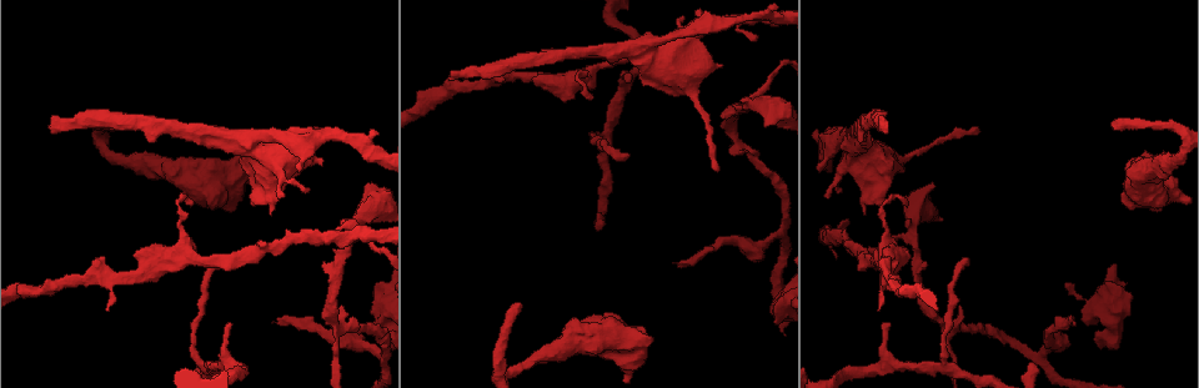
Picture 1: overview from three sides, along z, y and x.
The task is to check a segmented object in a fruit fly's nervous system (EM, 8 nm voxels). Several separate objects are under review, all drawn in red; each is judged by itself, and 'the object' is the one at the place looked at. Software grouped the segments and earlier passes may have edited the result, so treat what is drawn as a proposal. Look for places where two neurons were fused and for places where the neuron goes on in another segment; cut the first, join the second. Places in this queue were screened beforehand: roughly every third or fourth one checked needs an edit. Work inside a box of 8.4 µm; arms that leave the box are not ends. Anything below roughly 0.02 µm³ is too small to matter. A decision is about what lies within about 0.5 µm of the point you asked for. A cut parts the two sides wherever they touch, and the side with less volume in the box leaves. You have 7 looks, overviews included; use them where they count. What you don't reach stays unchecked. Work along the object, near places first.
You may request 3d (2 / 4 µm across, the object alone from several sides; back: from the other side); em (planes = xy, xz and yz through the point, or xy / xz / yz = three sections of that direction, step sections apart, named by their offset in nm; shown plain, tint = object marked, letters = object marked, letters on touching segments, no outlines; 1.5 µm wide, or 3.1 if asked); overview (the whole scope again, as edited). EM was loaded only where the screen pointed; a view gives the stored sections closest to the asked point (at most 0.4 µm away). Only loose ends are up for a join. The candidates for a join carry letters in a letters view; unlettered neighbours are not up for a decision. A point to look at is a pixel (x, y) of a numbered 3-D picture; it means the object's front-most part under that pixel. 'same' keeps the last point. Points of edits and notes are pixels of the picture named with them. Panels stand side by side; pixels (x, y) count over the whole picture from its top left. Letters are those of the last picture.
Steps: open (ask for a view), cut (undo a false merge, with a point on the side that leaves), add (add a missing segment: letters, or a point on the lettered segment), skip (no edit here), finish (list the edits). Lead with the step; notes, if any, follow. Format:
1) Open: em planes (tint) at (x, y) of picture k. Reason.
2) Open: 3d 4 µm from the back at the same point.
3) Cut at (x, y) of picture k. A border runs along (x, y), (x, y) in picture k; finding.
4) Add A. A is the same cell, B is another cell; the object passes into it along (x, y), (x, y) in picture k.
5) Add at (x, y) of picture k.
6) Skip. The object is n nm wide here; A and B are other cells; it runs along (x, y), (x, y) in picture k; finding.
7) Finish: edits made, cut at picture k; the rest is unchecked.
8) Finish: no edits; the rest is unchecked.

Open: em xz step 8 (letters) at (451, 79) of picture 1. End of a long branch.

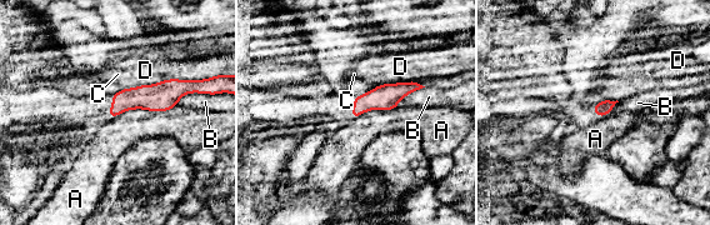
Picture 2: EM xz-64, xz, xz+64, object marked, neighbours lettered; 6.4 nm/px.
Open: em planes (letters) at the same point.

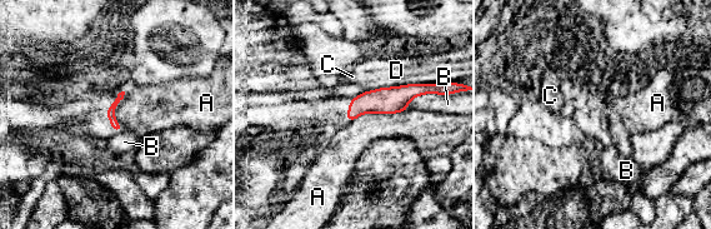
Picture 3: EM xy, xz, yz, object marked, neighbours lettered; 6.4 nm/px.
Skip. A, B, C and D are other cells; it runs along (422, 89), (367, 101), (350, 117) in picture 3; no lettered segment goes on from it.

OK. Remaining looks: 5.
Open: em planes (plain) at (266, 131) of picture 1. An open end.

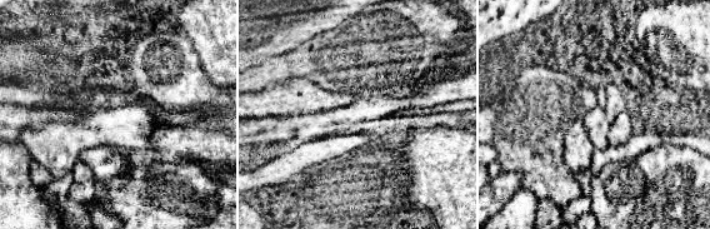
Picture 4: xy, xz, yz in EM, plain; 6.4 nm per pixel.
Open: em planes (tint) at the same point. With the object marked.

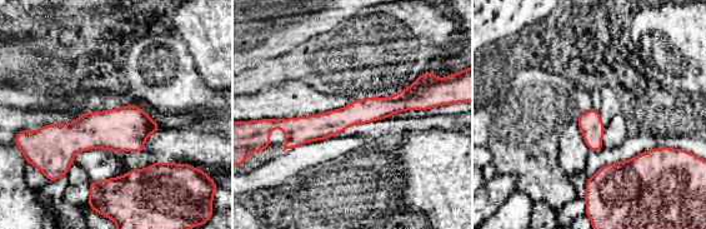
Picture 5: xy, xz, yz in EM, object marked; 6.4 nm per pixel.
Open: em planes (letters) at the same point. See the neighbours.

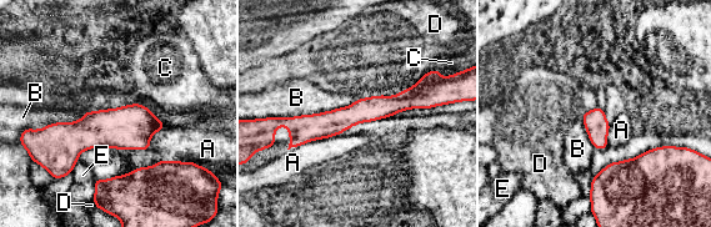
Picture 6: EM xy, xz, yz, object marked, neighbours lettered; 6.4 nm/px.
Skip. A, B, C, D and E are other cells; a border runs along (356, 99), (320, 112), (271, 117) in picture 6; no lettered segment goes on from it.

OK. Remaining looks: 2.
Open: em yz step 8 (tint) at (888, 324) of picture 1.

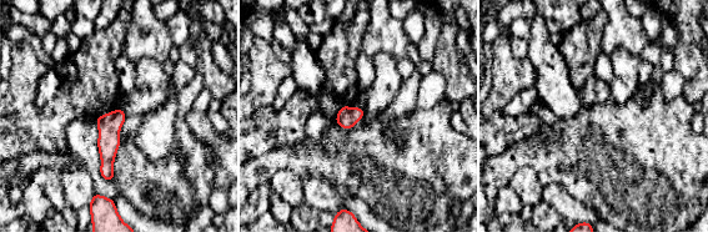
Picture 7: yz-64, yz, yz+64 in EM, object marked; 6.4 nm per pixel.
Open: em planes (letters) at the same point. Cut it another way.

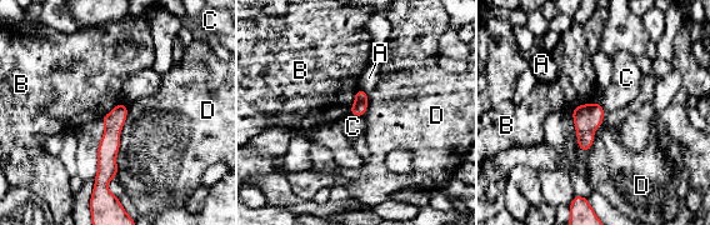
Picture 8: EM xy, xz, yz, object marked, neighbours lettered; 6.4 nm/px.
Skip. The longest contact is with D, 460 nm; A, B, C and D are other cells; none of them fits.

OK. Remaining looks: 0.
Finish: no edits; the rest is unchecked.

